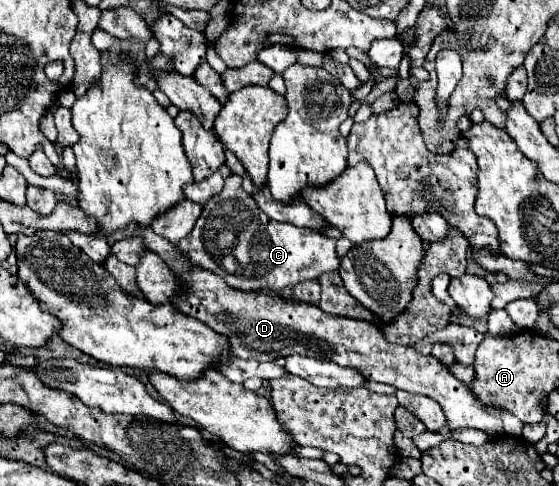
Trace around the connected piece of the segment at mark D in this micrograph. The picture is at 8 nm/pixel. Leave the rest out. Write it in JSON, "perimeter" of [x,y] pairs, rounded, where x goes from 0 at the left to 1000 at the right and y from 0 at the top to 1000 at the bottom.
{"perimeter":[[[258,471],[258,479],[240,484],[250,484],[268,516],[293,529],[293,537],[301,537],[301,545],[333,586],[333,599],[308,615],[315,636],[336,644],[340,652],[351,652],[376,677],[386,677],[386,685],[404,689],[422,735],[454,743],[494,743],[497,735],[547,730],[576,743],[597,743],[612,755],[630,751],[665,784],[694,788],[708,800],[751,809],[784,825],[798,850],[805,883],[848,879],[873,891],[877,899],[894,899],[902,891],[898,866],[887,862],[873,846],[869,829],[862,829],[834,788],[812,776],[798,751],[791,751],[773,730],[748,726],[741,714],[712,714],[694,706],[687,698],[687,685],[669,665],[587,648],[565,628],[519,623],[501,611],[479,611],[472,603],[429,603],[426,595],[408,591],[404,578],[386,570],[383,562],[372,562],[329,537],[315,504],[293,496],[293,488],[279,488],[272,471]]]}

